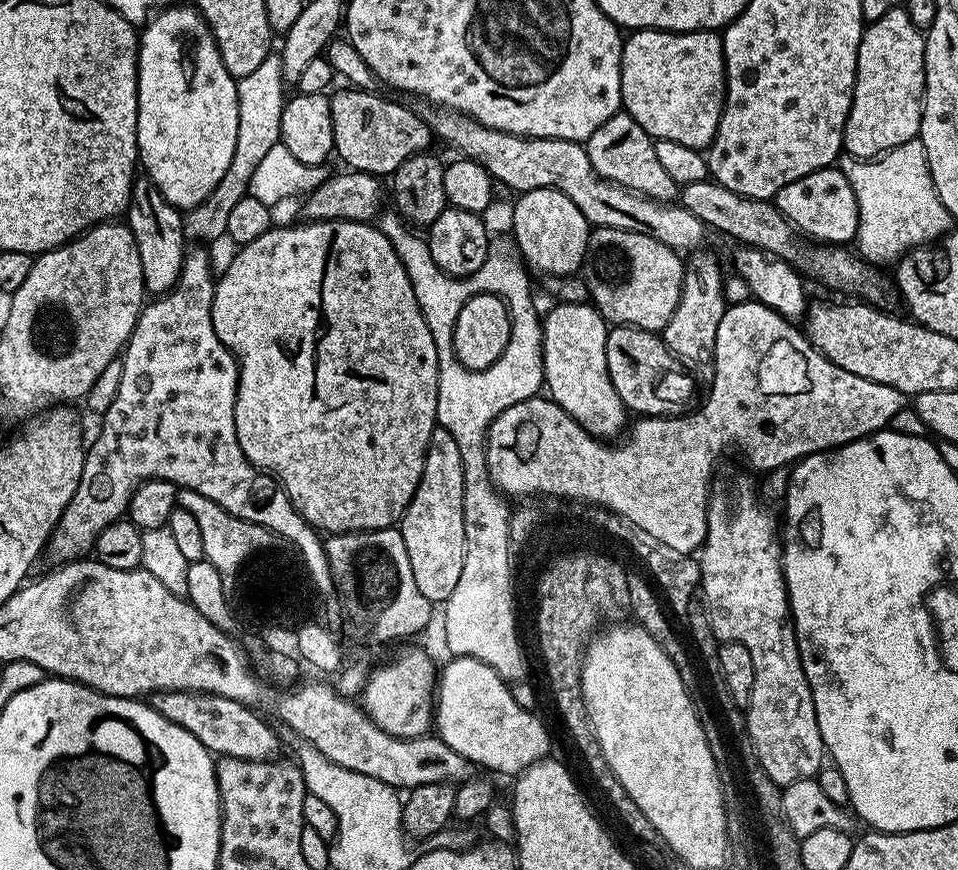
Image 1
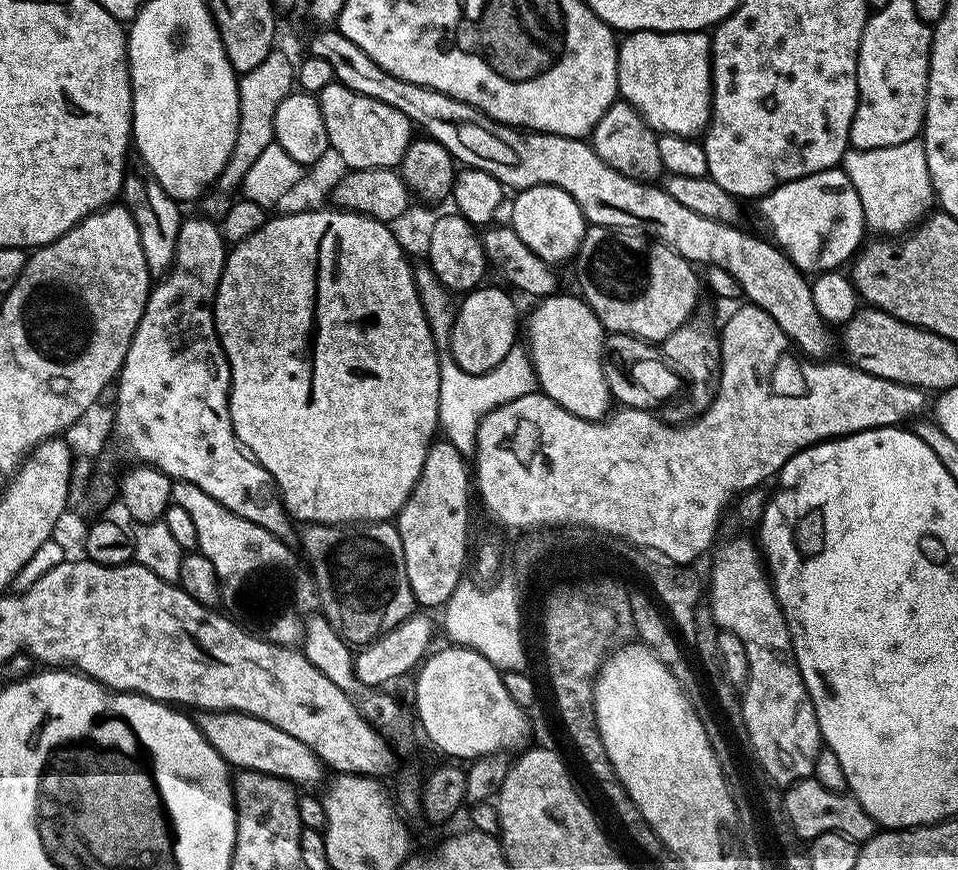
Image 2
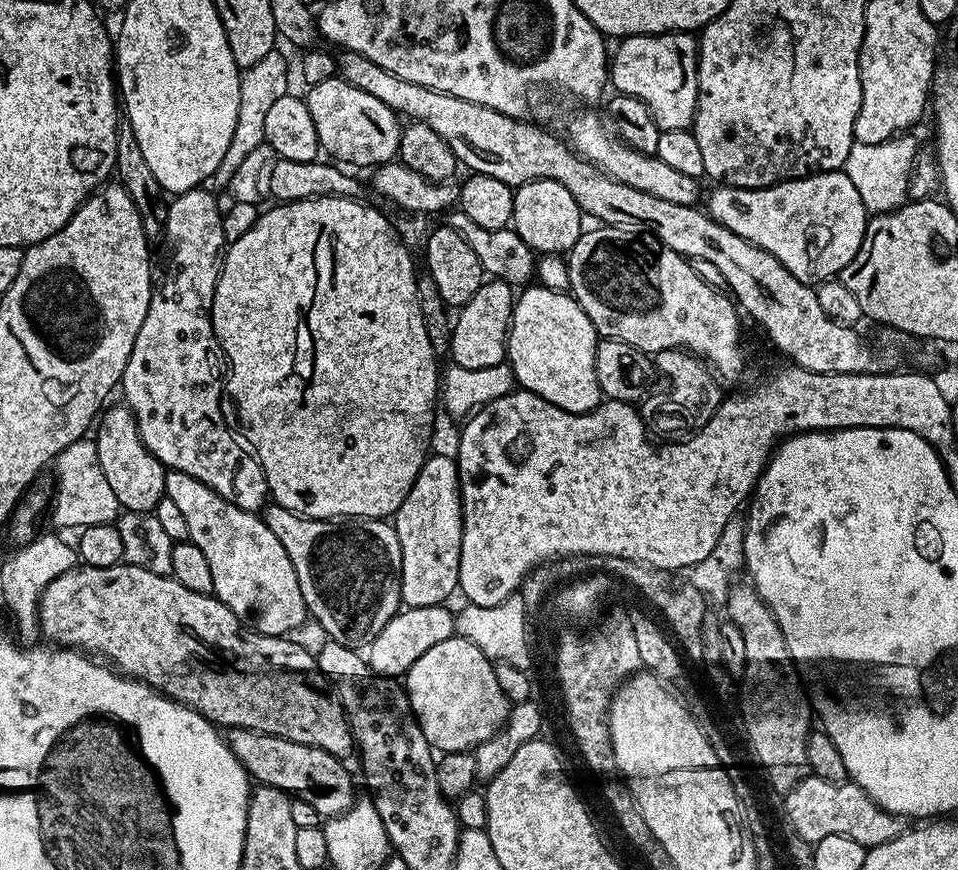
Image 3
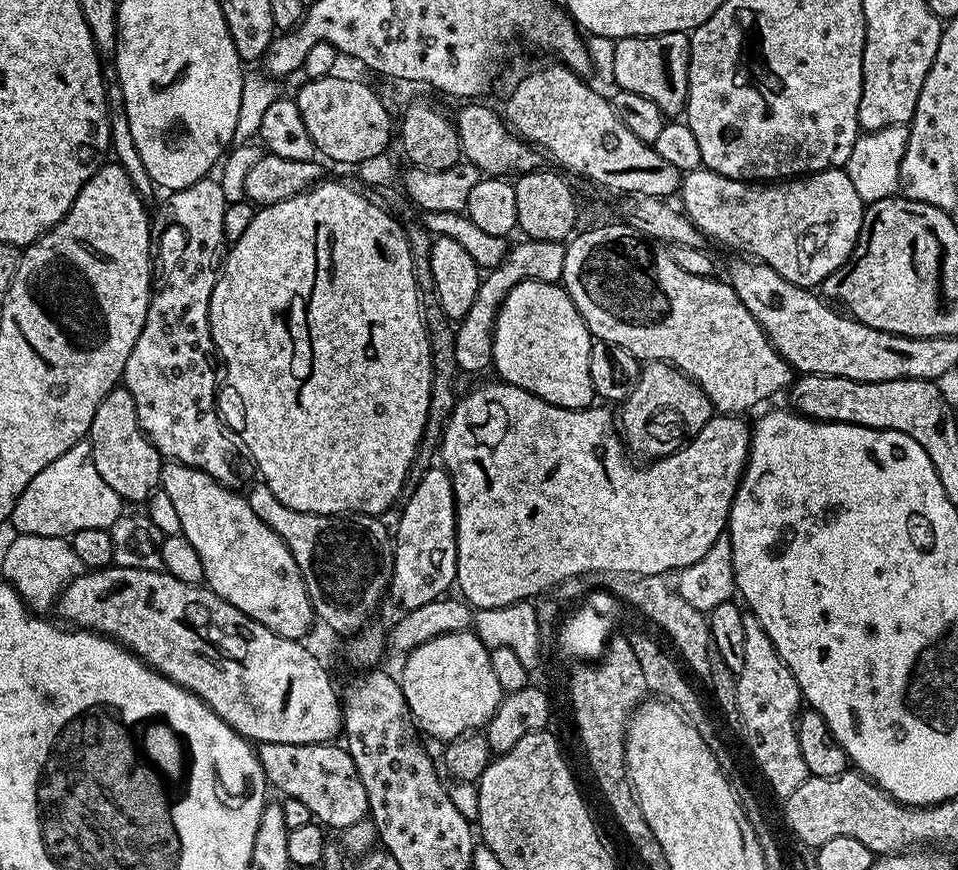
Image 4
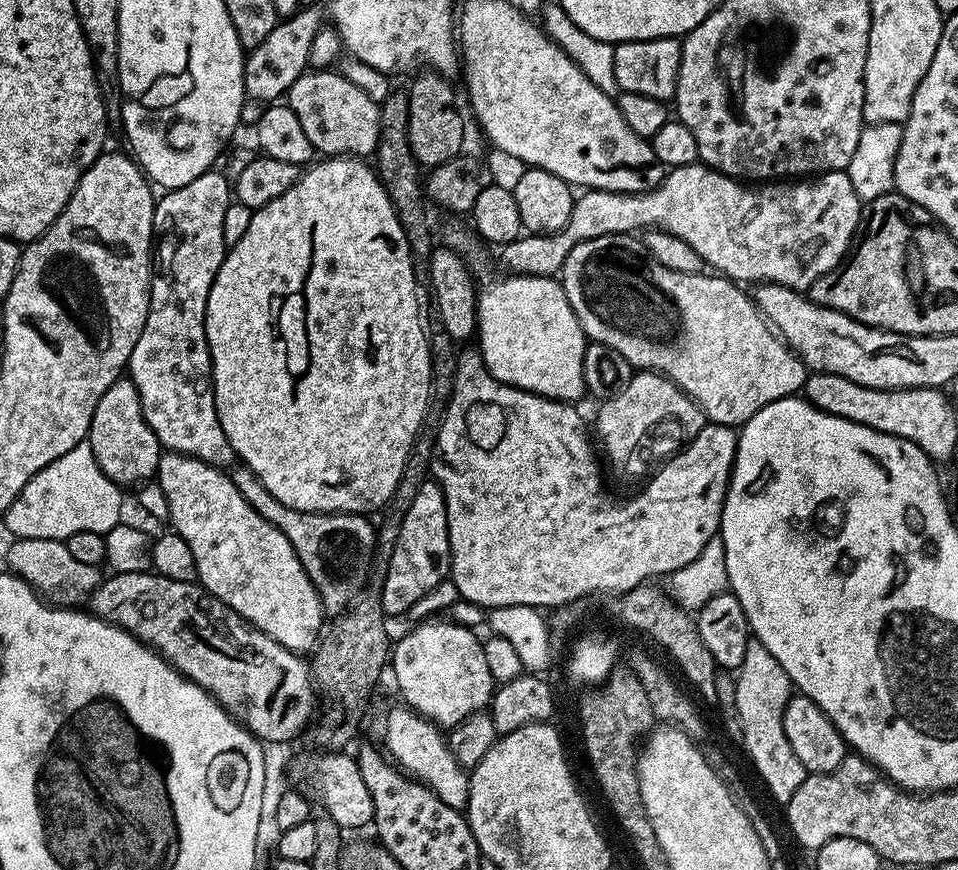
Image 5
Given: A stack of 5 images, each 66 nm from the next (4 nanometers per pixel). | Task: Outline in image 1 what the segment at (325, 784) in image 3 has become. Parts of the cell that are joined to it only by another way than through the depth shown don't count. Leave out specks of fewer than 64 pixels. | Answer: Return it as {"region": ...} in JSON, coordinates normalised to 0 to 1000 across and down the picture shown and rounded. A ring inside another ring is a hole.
{"region":[[[164,795],[157,808],[169,825],[190,834],[190,839],[198,839],[198,844],[203,844],[203,848],[227,870],[286,874],[293,868],[294,851],[290,841],[288,846],[287,839],[275,828],[277,824],[253,807],[214,795]]]}

